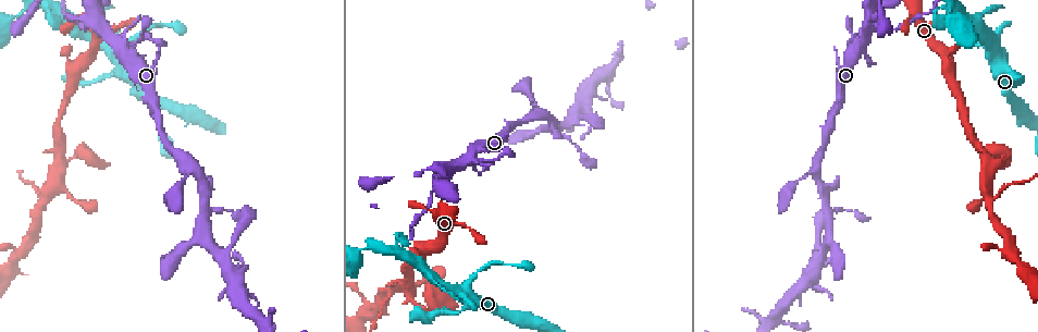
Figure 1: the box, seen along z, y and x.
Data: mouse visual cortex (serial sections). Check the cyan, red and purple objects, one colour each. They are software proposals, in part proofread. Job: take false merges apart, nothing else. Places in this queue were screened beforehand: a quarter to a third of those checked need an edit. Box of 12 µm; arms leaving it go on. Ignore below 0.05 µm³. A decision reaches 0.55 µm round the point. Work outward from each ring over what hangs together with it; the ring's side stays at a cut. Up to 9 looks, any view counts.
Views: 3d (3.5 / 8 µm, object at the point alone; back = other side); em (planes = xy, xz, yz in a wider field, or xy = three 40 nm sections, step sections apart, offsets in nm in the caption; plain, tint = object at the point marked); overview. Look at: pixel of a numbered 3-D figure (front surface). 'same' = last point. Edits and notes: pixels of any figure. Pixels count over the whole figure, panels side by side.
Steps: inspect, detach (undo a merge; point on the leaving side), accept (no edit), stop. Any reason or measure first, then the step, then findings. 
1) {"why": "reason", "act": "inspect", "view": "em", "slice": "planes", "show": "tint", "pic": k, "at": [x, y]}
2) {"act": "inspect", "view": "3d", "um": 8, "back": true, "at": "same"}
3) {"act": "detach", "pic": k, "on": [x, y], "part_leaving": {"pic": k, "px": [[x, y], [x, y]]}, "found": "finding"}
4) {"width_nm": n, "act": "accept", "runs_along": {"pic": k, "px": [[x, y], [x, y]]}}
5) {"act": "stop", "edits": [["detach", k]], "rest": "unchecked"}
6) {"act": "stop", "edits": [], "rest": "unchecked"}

{"why": "arms part here", "act": "inspect", "view": "3d", "um": 3.5, "back": true, "pic": 1, "at": [122, 52]}

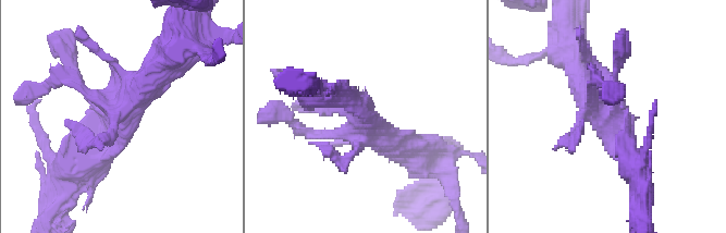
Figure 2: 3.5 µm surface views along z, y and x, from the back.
{"why": "need the tissue", "act": "inspect", "view": "em", "slice": "xy", "step": 5, "show": "tint", "pic": 2, "at": [361, 120]}

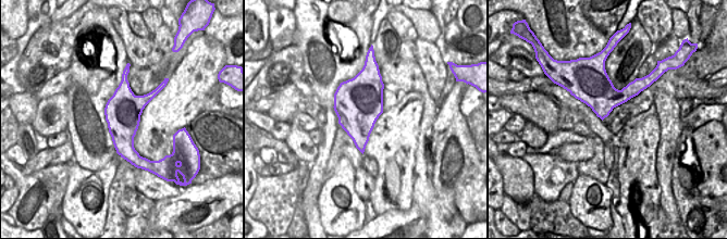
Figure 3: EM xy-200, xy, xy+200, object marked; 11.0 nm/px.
{"act": "accept", "runs_along": {"pic": 2, "px": [[81, 163], [164, 60]]}, "found": "continuous, no second cell"}

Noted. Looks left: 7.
{"why": "small branch off a trunk", "act": "inspect", "view": "3d", "um": 3.5, "pic": 1, "at": [468, 292]}

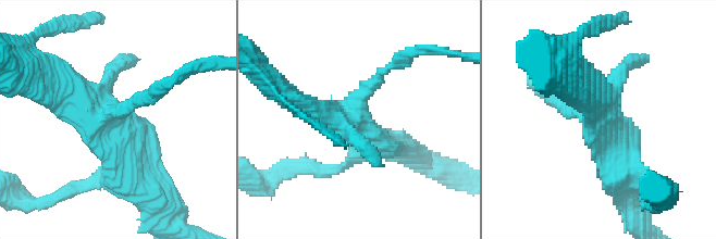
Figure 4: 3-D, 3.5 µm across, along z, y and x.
{"why": "now the EM", "act": "inspect", "view": "em", "slice": "xy", "step": 5, "show": "tint", "pic": 4, "at": [106, 118]}

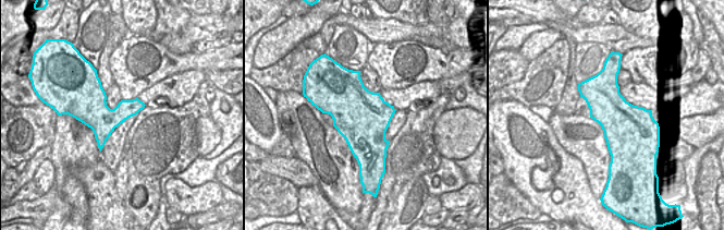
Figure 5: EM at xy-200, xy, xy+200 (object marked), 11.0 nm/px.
{"act": "accept", "runs_along": {"pic": 4, "px": [[134, 179], [101, 109], [48, 89]]}, "found": "one cell here"}

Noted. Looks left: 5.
{"why": "thin arm on a thick one", "act": "inspect", "view": "3d", "um": 8, "pic": 1, "at": [987, 199]}

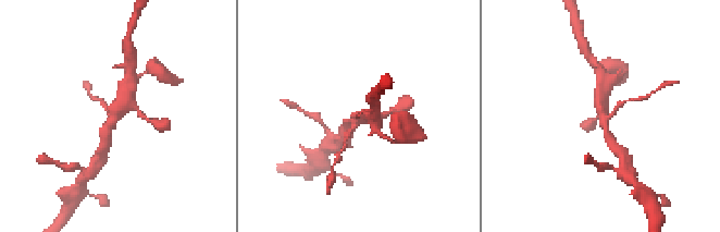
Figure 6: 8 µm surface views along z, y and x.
{"arms": 3, "arm_widths_nm": [150, 300, 450], "act": "inspect", "view": "em", "slice": "xy", "step": 2, "show": "tint", "pic": 6, "at": [356, 122]}

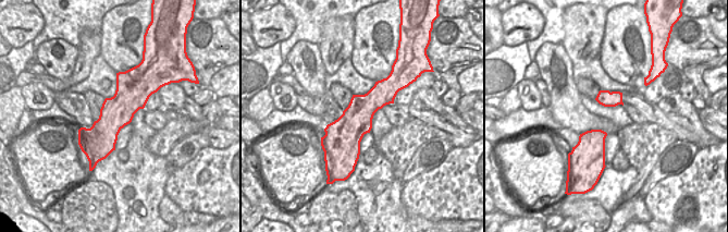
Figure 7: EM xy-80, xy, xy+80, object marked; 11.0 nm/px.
{"width_nm": 360, "act": "detach", "pic": 6, "on": [620, 104], "part_leaving": {"pic": 6, "px": [[609, 117], [622, 102], [645, 98]]}, "found": "two cells meet here"}

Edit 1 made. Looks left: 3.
{"act": "stop", "edits": [["detach", 6]], "rest": "unchecked"}

